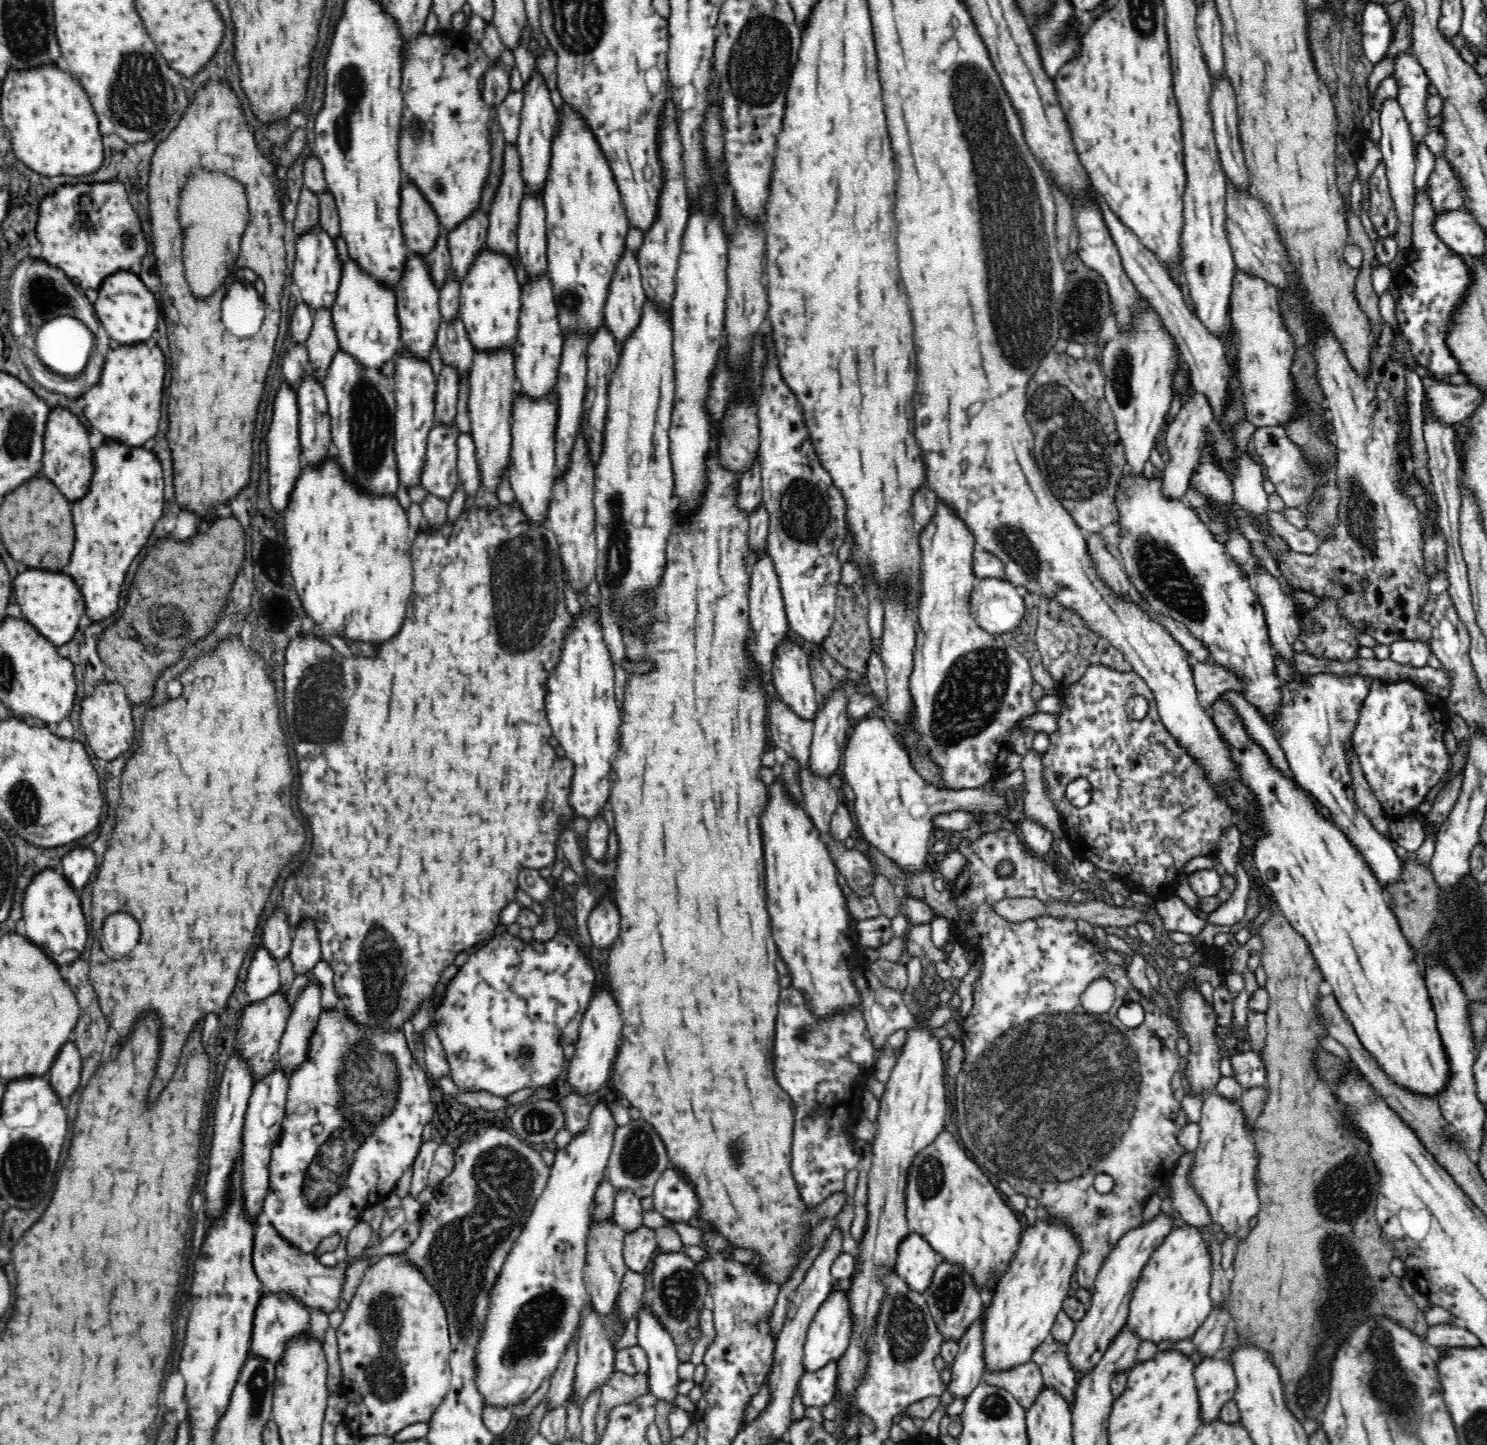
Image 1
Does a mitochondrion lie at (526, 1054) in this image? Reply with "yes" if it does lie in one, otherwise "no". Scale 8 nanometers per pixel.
yes

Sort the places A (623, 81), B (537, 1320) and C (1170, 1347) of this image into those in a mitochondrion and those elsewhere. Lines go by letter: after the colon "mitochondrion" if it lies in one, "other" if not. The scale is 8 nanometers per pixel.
A: other
B: mitochondrion
C: other

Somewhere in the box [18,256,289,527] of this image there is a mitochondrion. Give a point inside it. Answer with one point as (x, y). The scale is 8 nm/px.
(43, 283)

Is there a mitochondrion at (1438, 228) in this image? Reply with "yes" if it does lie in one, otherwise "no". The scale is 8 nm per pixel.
no

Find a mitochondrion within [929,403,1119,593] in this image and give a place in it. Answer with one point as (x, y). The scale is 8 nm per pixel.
(1014, 541)

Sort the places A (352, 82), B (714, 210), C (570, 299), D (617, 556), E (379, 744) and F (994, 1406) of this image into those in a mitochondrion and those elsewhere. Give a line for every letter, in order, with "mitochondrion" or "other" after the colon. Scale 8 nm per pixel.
A: mitochondrion
B: other
C: mitochondrion
D: mitochondrion
E: other
F: mitochondrion

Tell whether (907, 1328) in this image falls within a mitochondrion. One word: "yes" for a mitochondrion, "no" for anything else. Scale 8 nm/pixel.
yes

